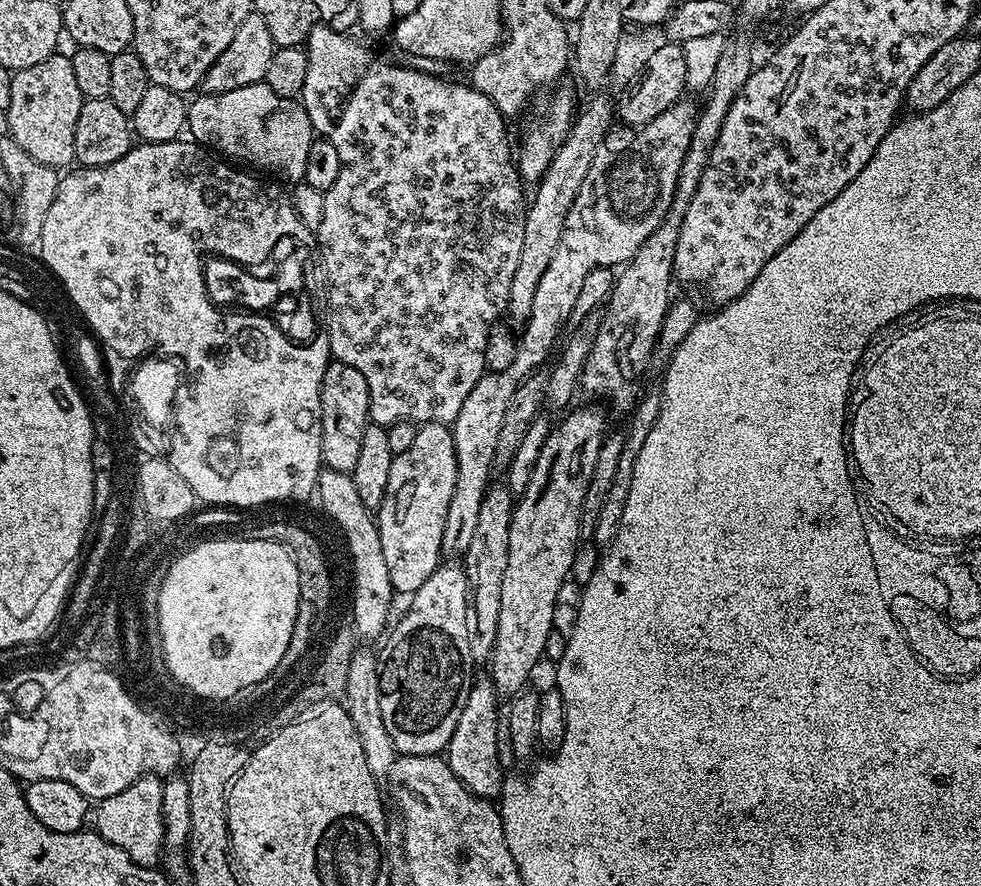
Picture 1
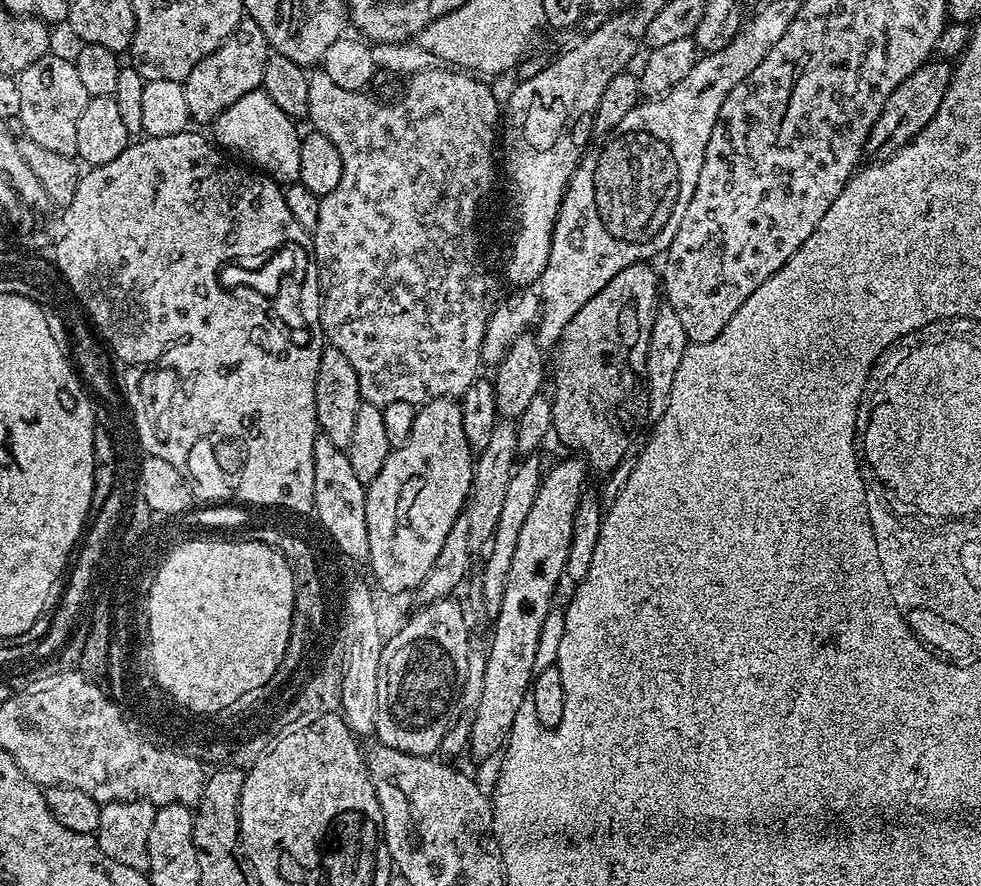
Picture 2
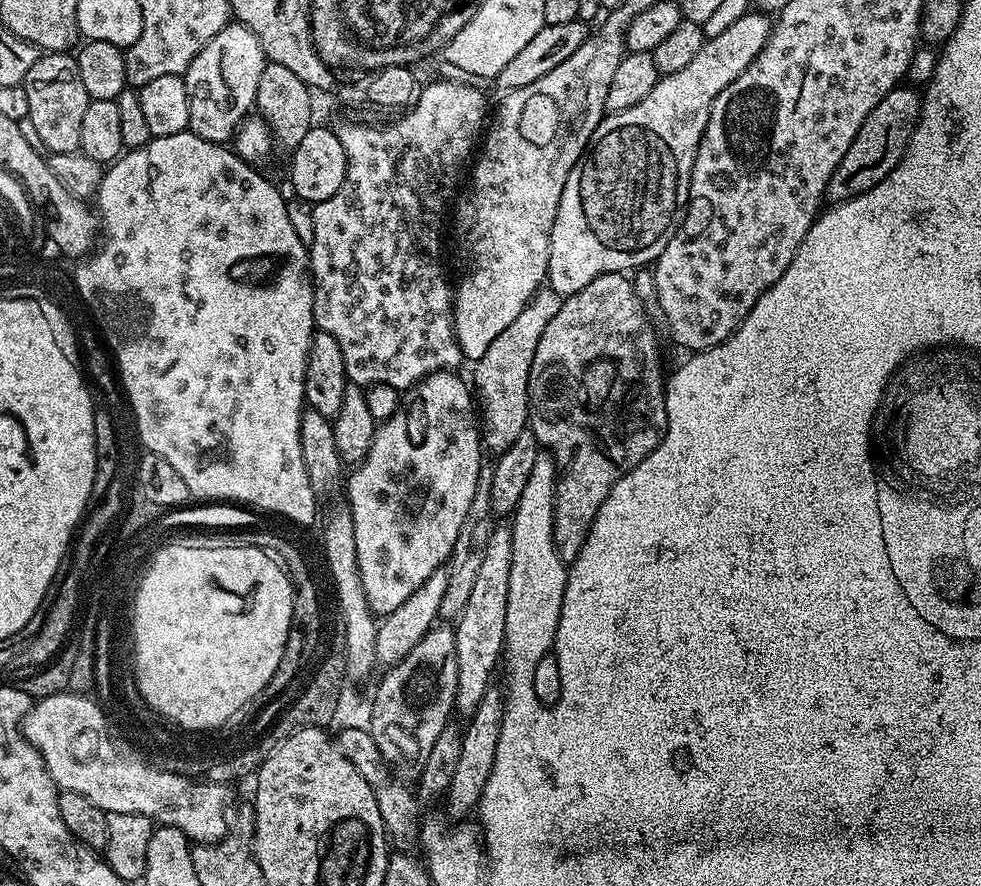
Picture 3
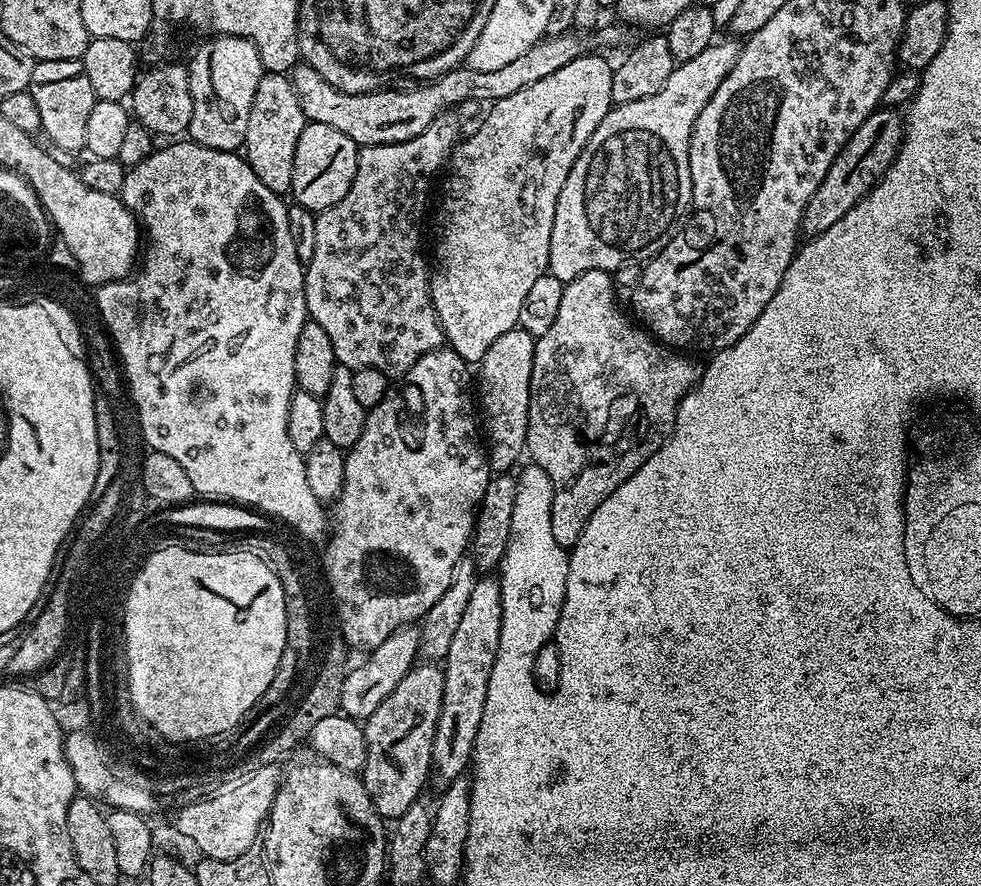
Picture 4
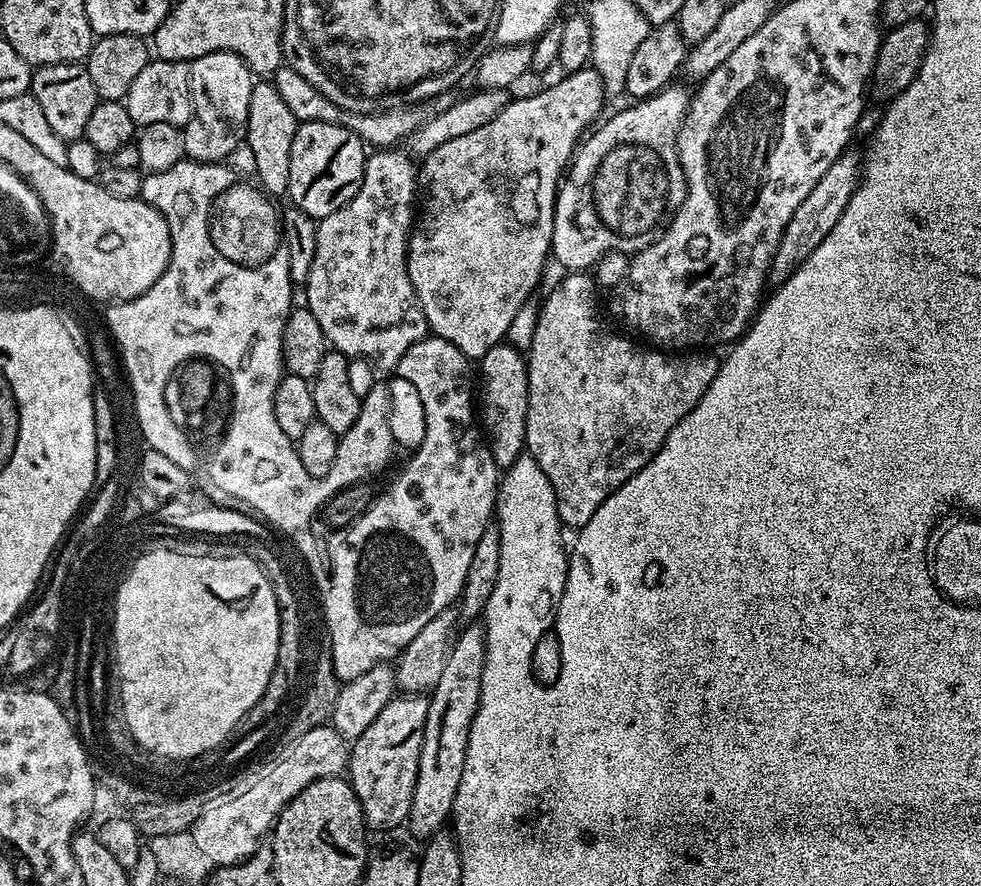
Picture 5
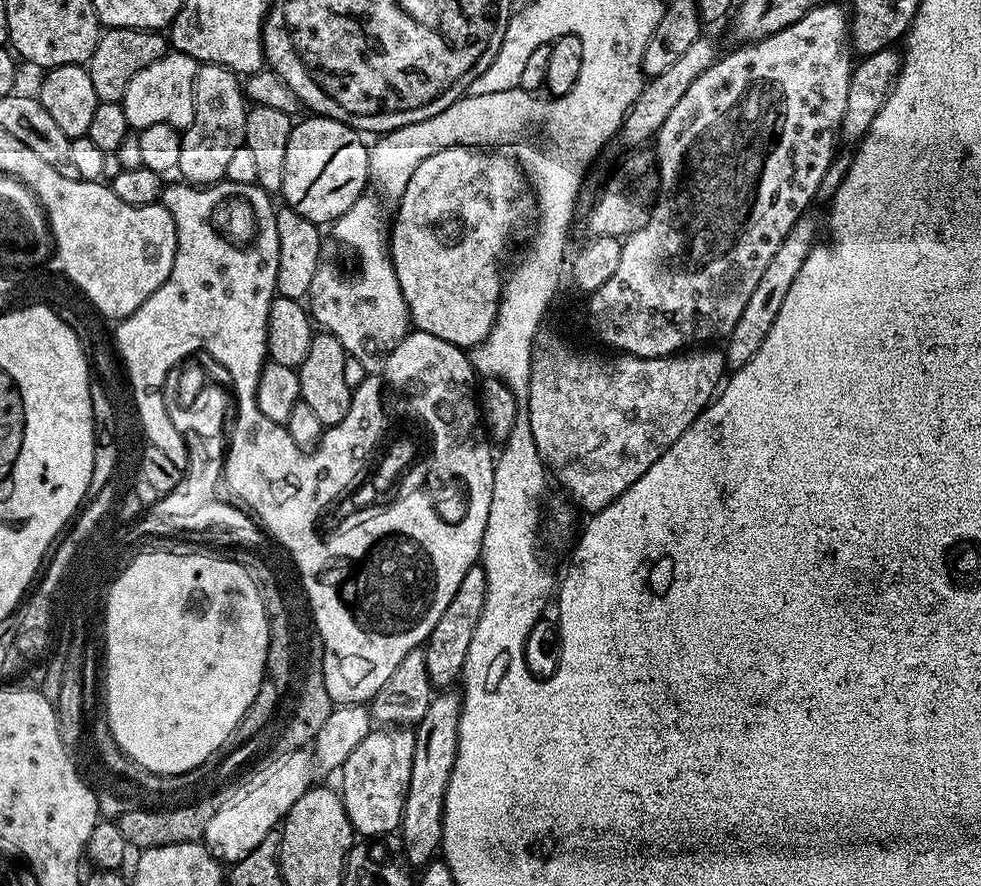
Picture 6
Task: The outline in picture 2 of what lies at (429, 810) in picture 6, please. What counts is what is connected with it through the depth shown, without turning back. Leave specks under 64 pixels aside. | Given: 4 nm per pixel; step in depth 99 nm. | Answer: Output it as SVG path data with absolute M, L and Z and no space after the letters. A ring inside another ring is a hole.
M528 454L516 463L510 474L510 483L506 486L506 498L498 517L498 526L492 535L492 542L487 549L484 569L480 572L480 596L484 599L484 608L488 616L494 618L502 606L502 594L506 590L506 578L510 574L510 562L514 558L514 550L518 547L518 534L522 534L522 525L530 515L530 506L534 506L534 498L538 494L538 486L542 475L539 455Z

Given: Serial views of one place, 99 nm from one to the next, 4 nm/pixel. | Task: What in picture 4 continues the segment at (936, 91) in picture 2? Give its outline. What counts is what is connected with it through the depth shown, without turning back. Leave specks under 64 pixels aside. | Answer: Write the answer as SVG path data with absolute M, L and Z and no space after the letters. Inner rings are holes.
M879 107L868 115L866 122L858 126L858 130L854 130L838 158L834 158L830 170L826 170L822 186L814 190L814 198L806 202L806 210L800 219L800 231L805 237L815 238L826 234L826 230L830 230L830 226L834 226L838 218L846 218L852 207L875 184L879 184L900 152L900 143L904 141L904 125L905 121L899 111Z

